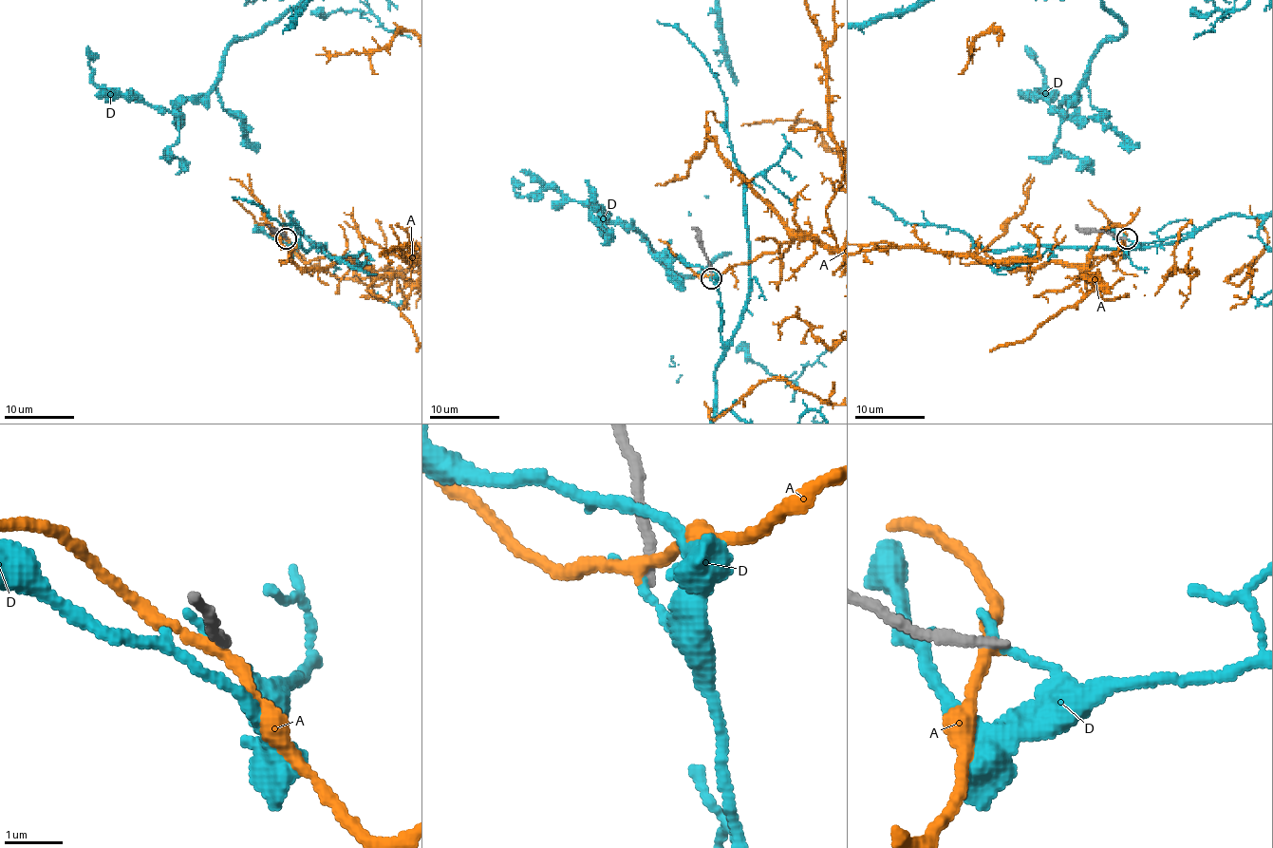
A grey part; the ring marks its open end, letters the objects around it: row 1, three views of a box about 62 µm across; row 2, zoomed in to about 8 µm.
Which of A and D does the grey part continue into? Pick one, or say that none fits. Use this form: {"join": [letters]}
{"join": []}

